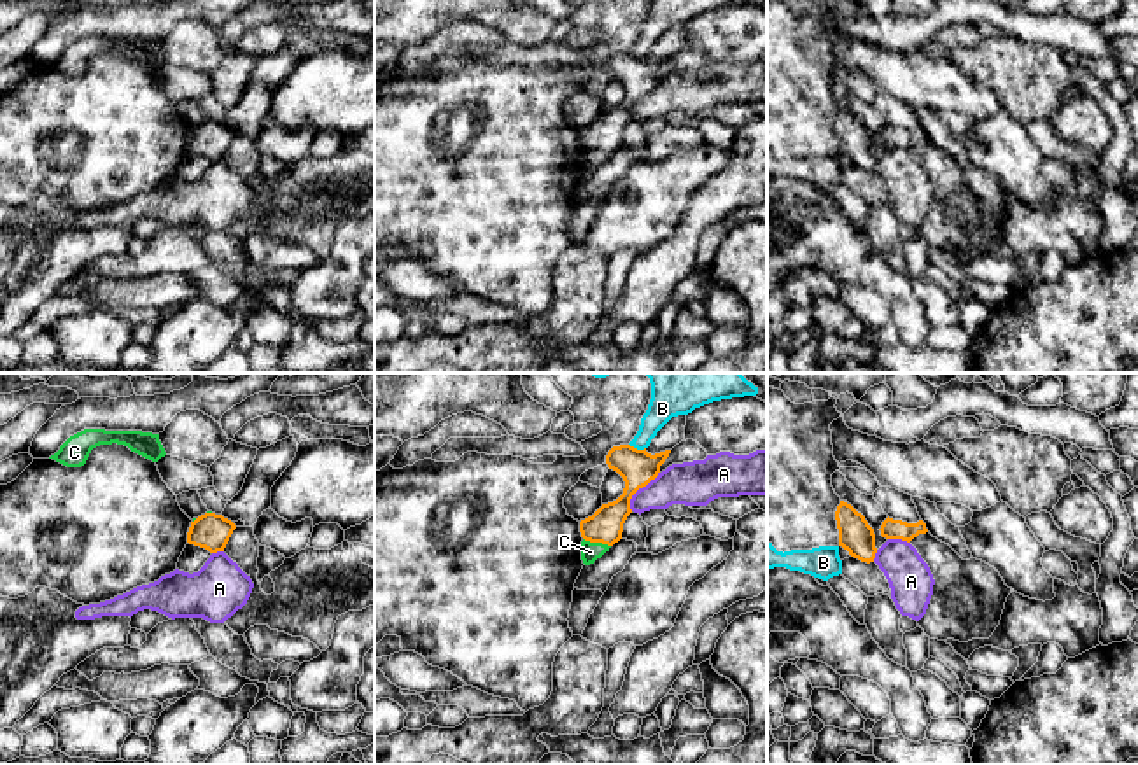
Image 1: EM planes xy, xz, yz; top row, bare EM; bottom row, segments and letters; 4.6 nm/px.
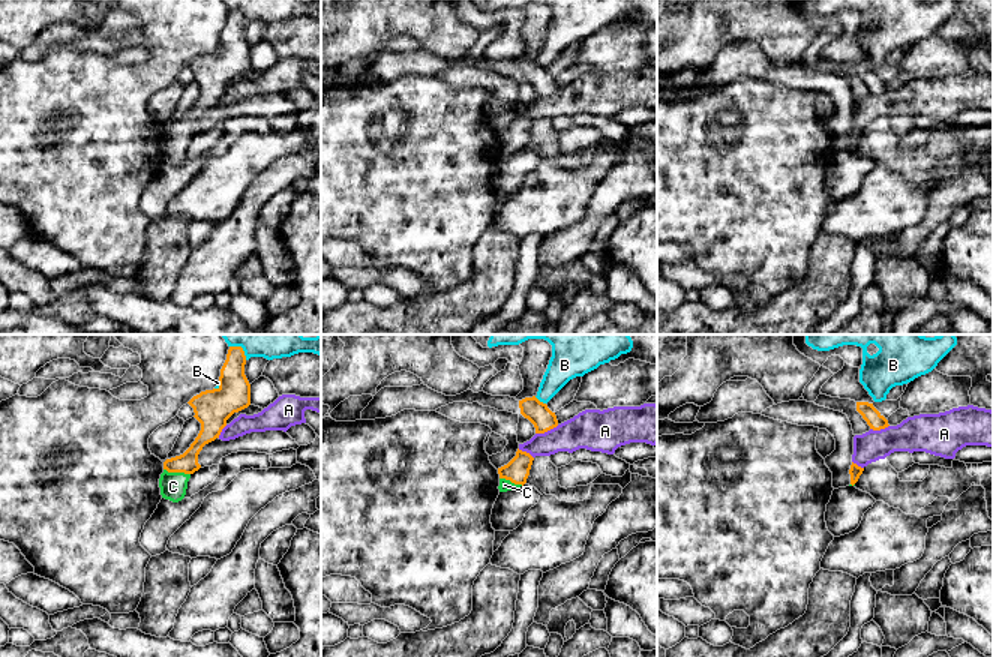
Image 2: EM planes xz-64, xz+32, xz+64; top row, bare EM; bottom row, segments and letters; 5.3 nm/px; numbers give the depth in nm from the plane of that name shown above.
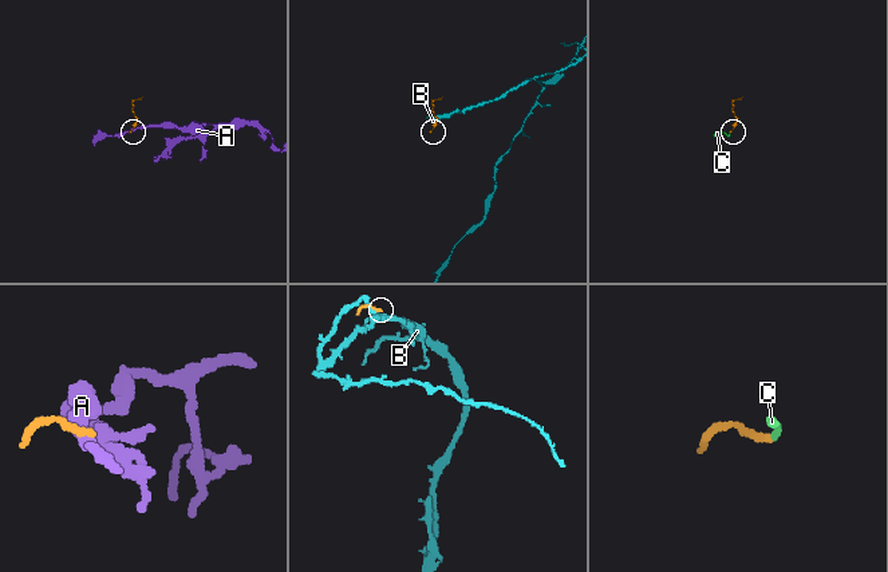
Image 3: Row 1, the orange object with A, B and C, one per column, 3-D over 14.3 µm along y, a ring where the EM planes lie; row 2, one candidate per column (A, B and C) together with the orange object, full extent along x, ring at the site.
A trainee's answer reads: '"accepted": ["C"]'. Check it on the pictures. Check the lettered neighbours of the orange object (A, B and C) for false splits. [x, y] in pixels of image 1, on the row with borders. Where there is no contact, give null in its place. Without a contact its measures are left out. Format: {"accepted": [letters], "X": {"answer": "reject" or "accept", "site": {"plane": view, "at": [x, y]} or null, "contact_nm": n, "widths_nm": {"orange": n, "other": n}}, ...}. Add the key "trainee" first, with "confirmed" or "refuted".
{"trainee": "confirmed", "accepted": ["C"], "A": {"answer": "reject", "site": {"plane": "xz", "at": [639, 487]}, "contact_nm": 220, "widths_nm": {"orange": 170, "other": 200}}, "B": {"answer": "reject", "site": {"plane": "xz", "at": [636, 449]}, "contact_nm": 80, "widths_nm": {"orange": 170, "other": 140}}, "C": {"answer": "accept", "site": {"plane": "xz", "at": [597, 541]}, "contact_nm": 130, "widths_nm": {"orange": 160, "other": 90}}}

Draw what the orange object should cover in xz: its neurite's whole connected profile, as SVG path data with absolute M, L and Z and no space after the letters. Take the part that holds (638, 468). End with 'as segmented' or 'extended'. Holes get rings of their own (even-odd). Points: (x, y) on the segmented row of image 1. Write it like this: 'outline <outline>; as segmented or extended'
outline M630 445L613 446L608 452L606 464L623 478L625 488L616 501L602 504L592 516L580 522L585 565L594 564L622 539L623 523L632 513L632 495L658 476L669 453L671 450L651 455L646 448L637 450Z; extended

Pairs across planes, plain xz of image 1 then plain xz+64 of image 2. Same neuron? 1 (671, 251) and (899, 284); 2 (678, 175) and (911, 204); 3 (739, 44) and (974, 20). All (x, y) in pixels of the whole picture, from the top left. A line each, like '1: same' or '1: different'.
1: different
2: same
3: different

